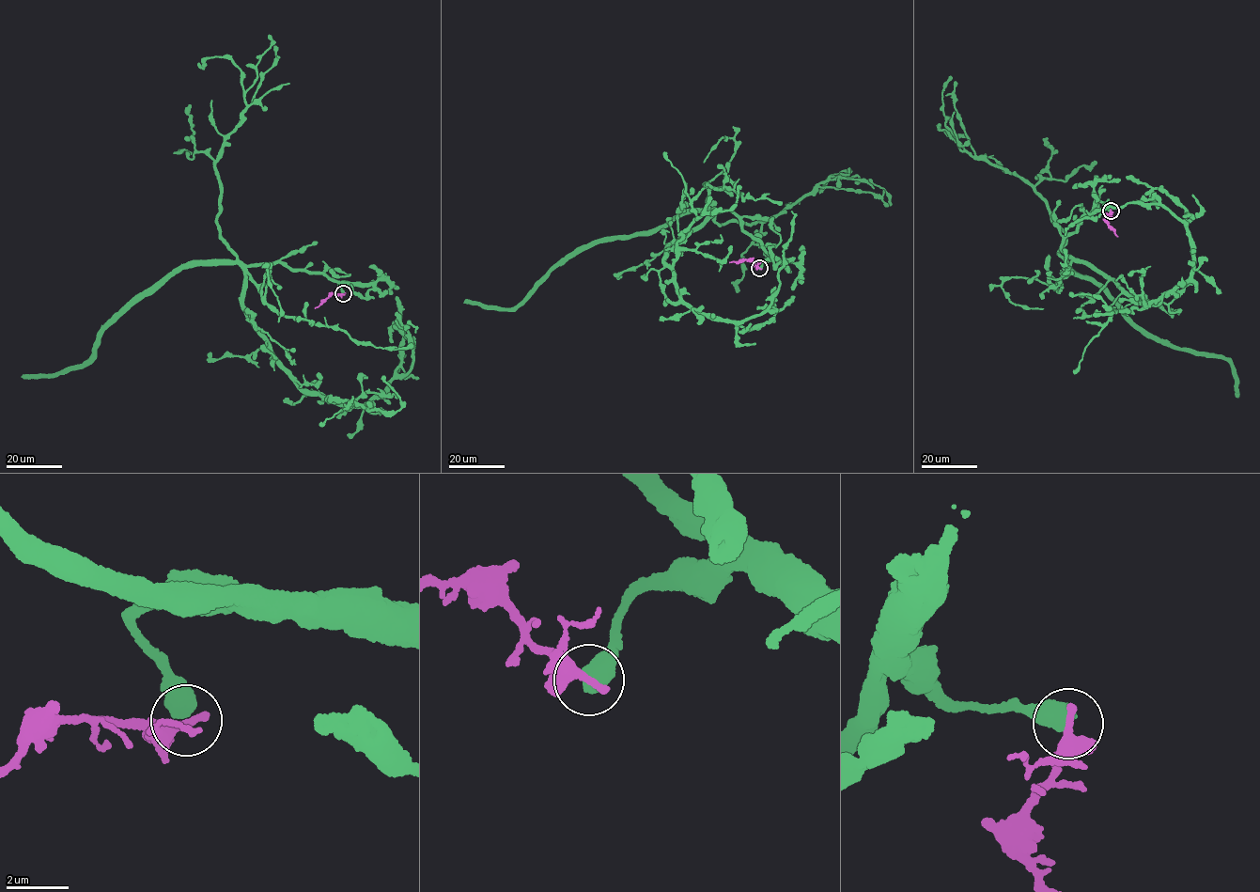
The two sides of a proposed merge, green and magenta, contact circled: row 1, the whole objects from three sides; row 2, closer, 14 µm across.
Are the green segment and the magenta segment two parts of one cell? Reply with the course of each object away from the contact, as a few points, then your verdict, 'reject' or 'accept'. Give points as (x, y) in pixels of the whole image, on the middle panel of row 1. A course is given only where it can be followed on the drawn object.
green via (760, 268), (770, 255), (729, 211), (664, 258), (679, 298), (750, 318), (777, 289), (792, 211) | magenta via (760, 268), (745, 259), (729, 262) | reject

